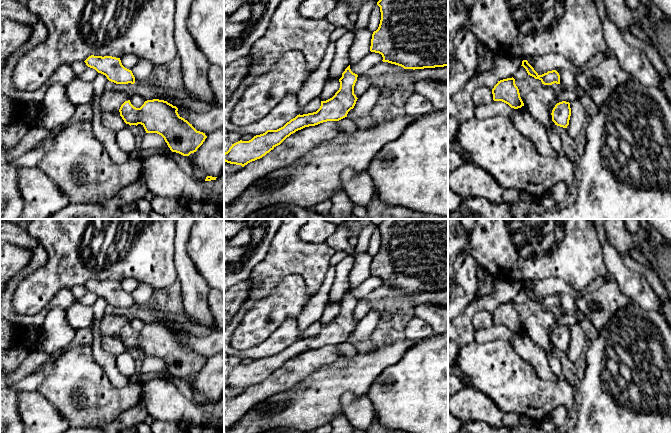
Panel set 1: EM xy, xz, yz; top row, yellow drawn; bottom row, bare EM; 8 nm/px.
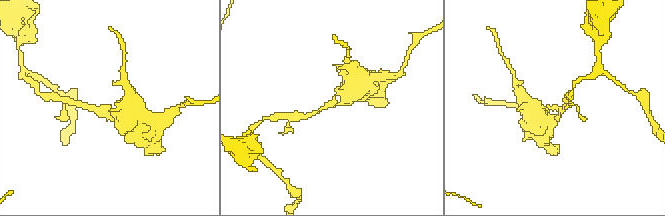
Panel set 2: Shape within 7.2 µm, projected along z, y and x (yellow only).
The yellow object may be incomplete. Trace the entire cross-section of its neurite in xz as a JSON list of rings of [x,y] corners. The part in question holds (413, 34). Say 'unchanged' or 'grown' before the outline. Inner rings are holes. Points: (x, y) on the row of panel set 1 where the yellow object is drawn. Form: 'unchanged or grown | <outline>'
unchanged | [[[379,0],[381,20],[372,34],[370,51],[379,53],[383,62],[404,69],[424,69],[448,66],[448,0]]]

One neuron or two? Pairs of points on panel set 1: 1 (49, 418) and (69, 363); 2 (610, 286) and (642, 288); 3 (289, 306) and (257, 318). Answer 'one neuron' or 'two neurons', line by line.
1: two neurons
2: two neurons
3: one neuron

